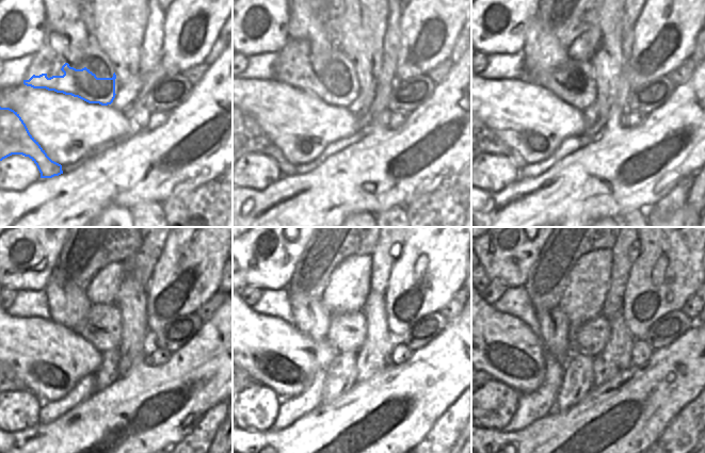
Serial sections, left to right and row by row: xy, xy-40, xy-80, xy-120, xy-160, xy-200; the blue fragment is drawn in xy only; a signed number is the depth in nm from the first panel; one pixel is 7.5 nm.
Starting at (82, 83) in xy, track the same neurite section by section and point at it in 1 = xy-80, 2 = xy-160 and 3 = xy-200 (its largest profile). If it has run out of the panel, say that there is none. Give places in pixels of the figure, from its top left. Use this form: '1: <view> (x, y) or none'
1: xy-80 (559, 82)
2: xy-160 (338, 336)
3: xy-200 (580, 343)

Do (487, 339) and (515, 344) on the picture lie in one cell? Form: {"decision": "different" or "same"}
{"decision": "same"}

